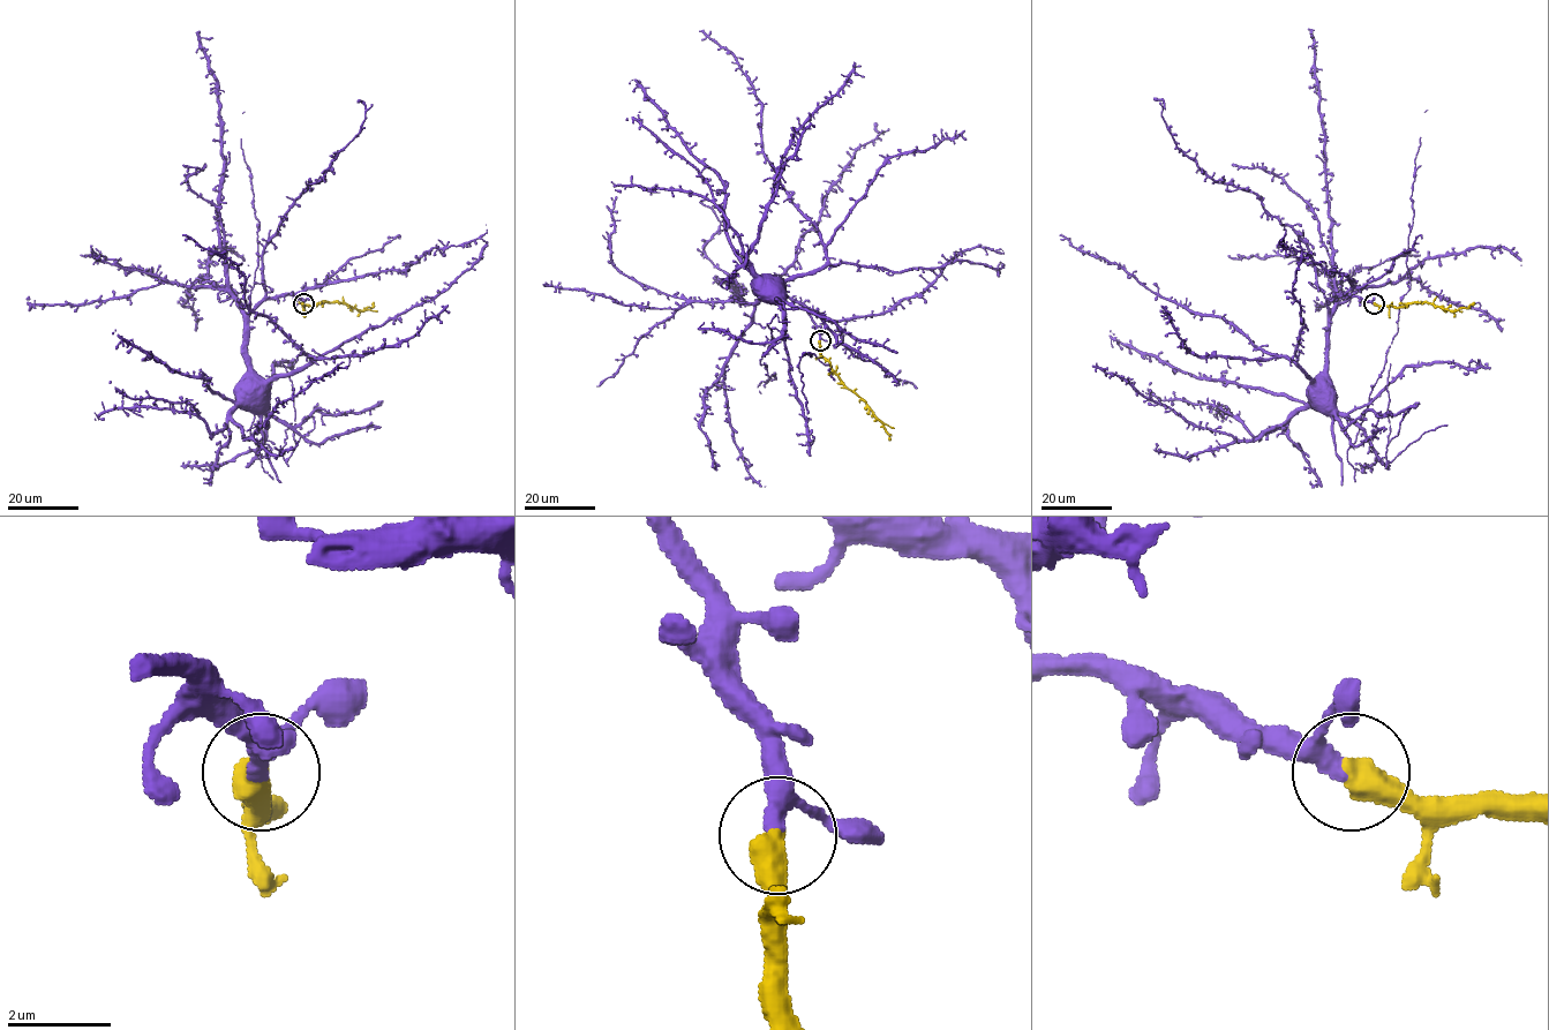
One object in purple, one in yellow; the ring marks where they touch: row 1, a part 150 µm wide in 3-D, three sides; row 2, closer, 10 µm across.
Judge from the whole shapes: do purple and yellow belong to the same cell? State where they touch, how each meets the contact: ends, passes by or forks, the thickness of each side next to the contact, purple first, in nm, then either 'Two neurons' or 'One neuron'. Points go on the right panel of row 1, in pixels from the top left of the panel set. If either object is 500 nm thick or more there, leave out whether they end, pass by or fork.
Place: (1374, 303). Thickness 280 nm (purple) against 550 nm. One neuron

